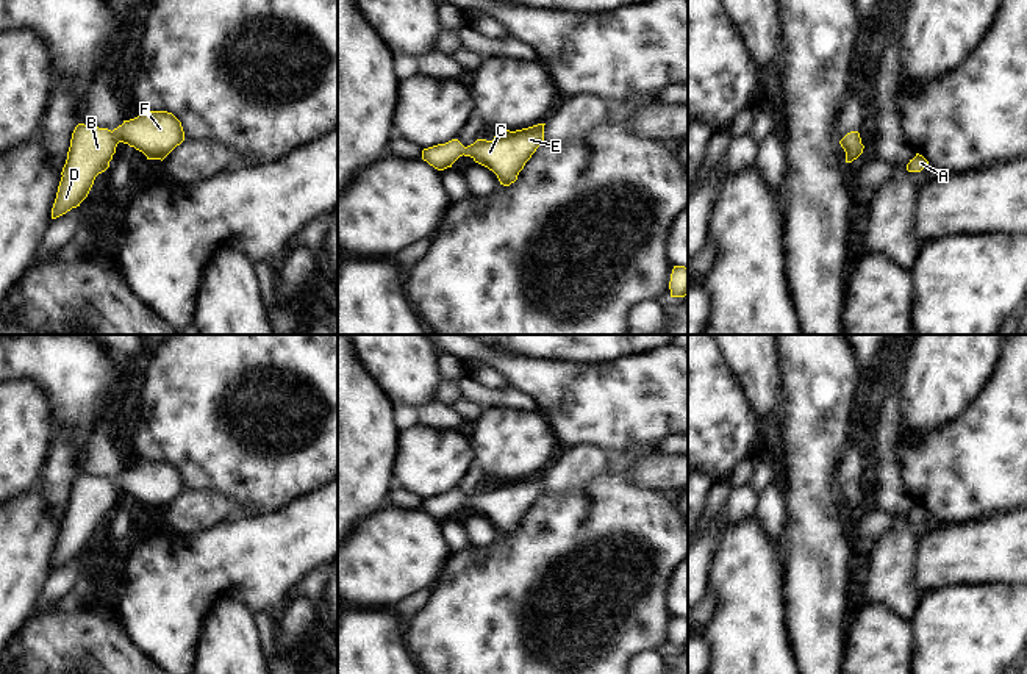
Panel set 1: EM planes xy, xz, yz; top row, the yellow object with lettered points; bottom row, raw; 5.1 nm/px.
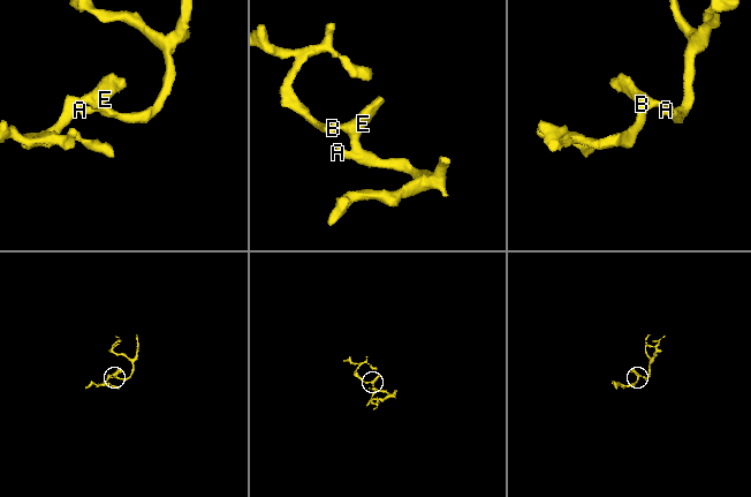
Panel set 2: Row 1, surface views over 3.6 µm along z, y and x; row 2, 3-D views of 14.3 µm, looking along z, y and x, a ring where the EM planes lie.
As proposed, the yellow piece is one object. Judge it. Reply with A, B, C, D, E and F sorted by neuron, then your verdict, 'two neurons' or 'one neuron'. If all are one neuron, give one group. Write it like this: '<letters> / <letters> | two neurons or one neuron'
A B C D E F | one neuron

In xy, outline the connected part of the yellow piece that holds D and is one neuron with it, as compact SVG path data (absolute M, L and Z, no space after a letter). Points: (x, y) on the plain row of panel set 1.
M142 461L138 468L123 471L113 482L78 474L61 522L52 569L80 557L95 527L109 518L119 493L142 502L147 510L163 511L183 491L181 472L167 461Z

